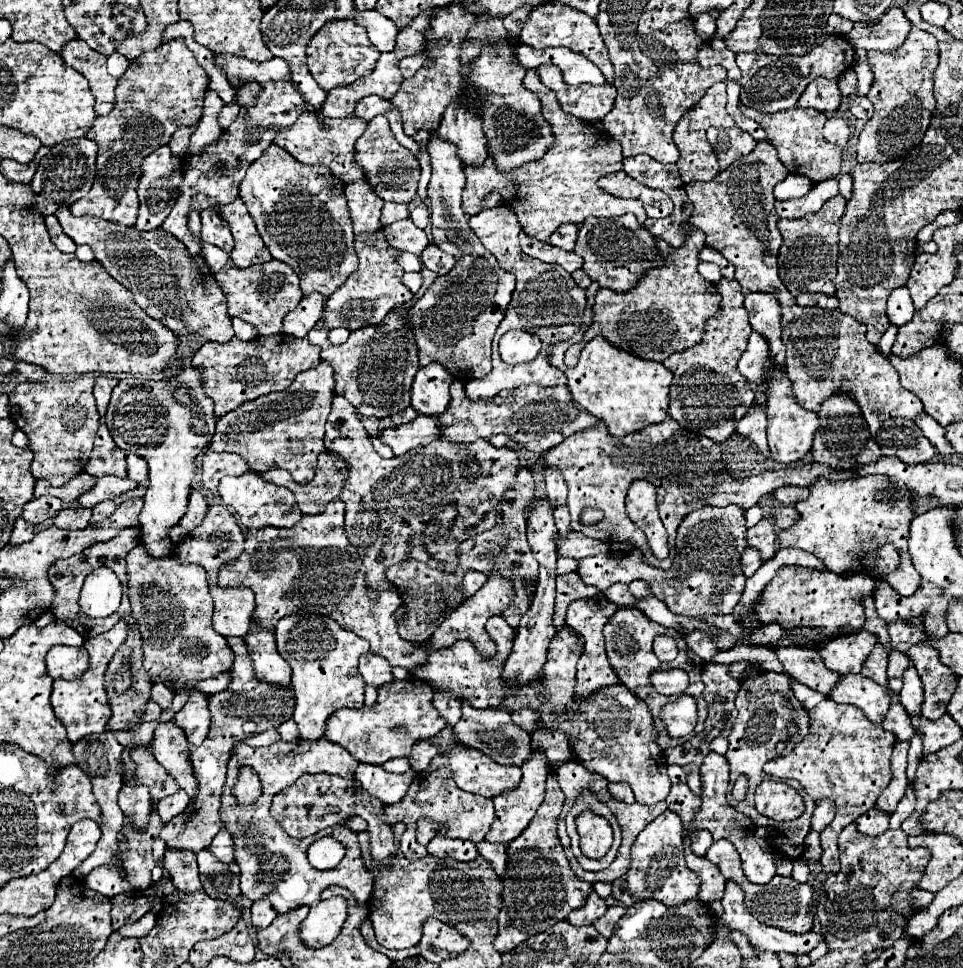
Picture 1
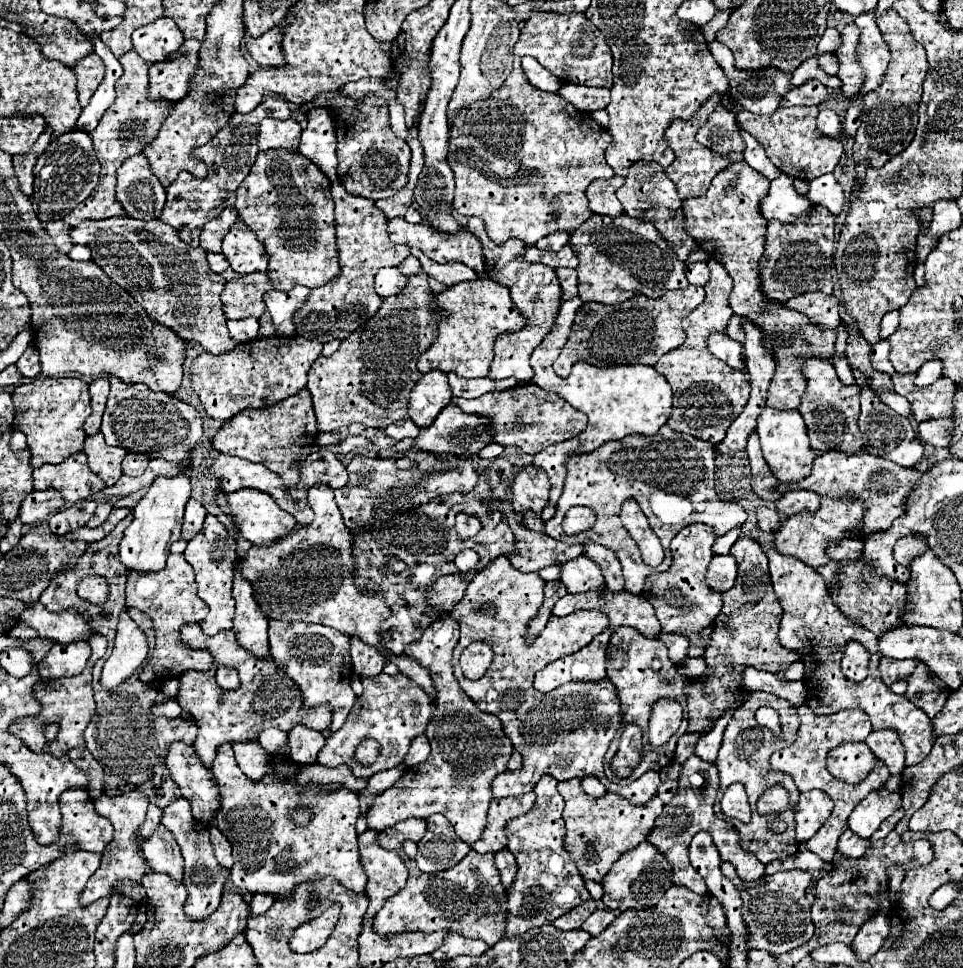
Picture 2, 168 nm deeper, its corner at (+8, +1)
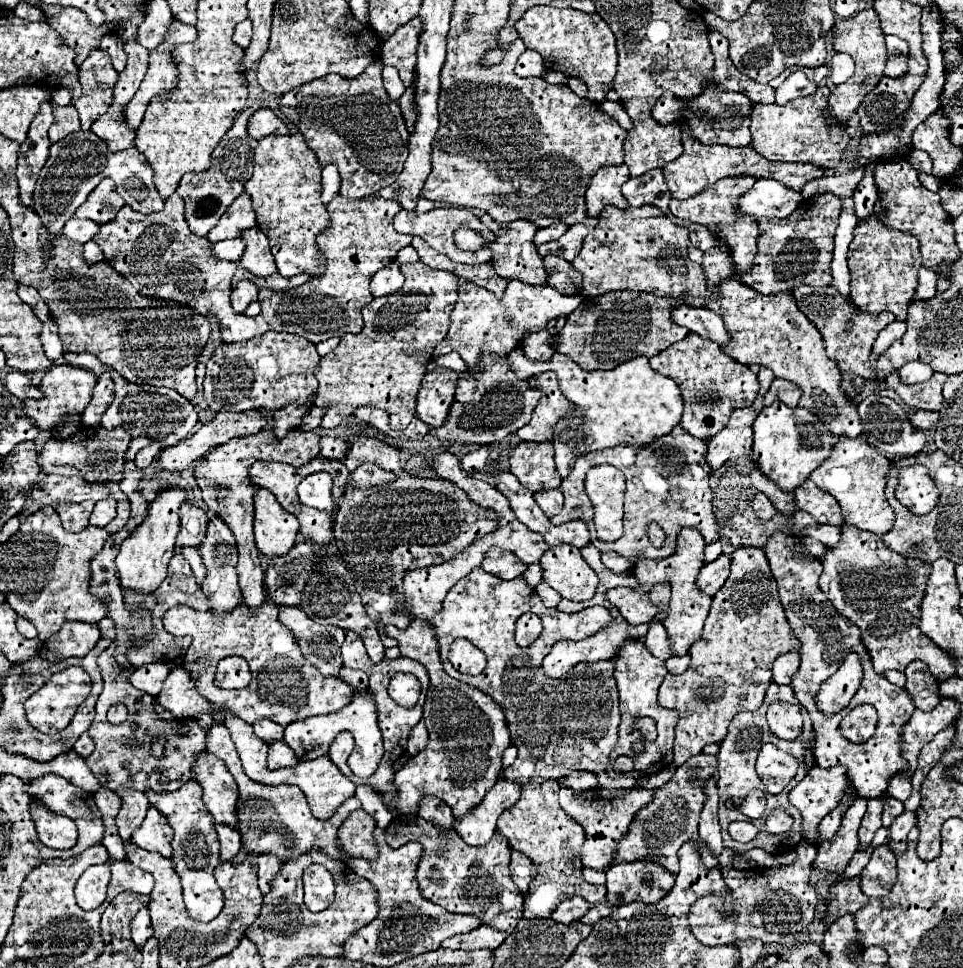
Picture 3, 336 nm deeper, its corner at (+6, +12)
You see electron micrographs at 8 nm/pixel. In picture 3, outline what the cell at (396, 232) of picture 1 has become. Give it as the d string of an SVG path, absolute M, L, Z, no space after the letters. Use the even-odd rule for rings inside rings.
M441 207L441 209L433 209L429 213L417 213L417 211L399 211L395 221L395 231L397 233L409 233L409 235L417 235L421 239L425 239L435 251L447 255L451 261L455 263L467 263L467 265L481 265L481 263L489 263L491 261L491 251L489 247L481 249L481 251L461 251L455 247L455 241L453 241L453 231L457 227L469 227L469 229L475 229L475 231L481 231L483 237L493 243L495 241L495 233L481 223L481 219L471 211L471 209L461 209L461 207Z

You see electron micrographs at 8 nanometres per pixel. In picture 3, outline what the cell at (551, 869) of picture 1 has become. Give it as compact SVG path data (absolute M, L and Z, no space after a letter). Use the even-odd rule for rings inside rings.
M545 781L541 785L523 785L521 799L513 807L505 809L497 821L497 831L507 837L511 849L517 849L527 855L539 871L537 879L531 883L529 895L525 897L523 917L549 917L555 911L557 903L575 895L583 897L589 903L599 903L601 899L605 899L607 893L605 885L589 885L581 875L583 865L579 859L579 849L585 839L585 833L579 823L573 823L573 819L569 819L565 811L561 811L561 805L557 801L559 789L561 787L557 781Z

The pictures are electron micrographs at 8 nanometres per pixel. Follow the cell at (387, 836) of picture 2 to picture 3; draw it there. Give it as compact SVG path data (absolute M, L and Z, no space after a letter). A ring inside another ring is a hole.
M399 815L387 827L387 843L405 845L409 841L417 841L425 847L417 869L419 889L425 899L453 913L477 915L483 923L497 927L499 931L515 931L519 919L523 917L525 897L521 895L509 873L511 849L505 835L495 831L493 839L487 845L471 847L455 831L437 829L417 815ZM447 839L451 843L447 843Z

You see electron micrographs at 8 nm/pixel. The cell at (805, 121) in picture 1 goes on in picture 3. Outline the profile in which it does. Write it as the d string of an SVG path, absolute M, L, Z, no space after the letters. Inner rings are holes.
M821 85L817 93L793 99L787 105L755 105L751 111L751 147L767 161L803 161L829 169L843 159L851 135L829 113L831 89Z

